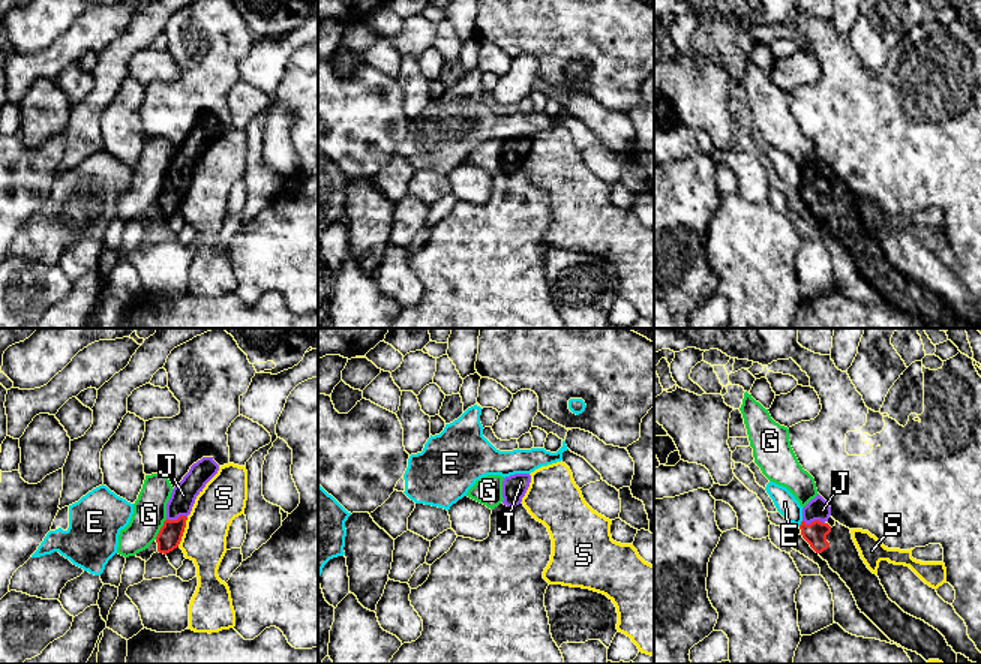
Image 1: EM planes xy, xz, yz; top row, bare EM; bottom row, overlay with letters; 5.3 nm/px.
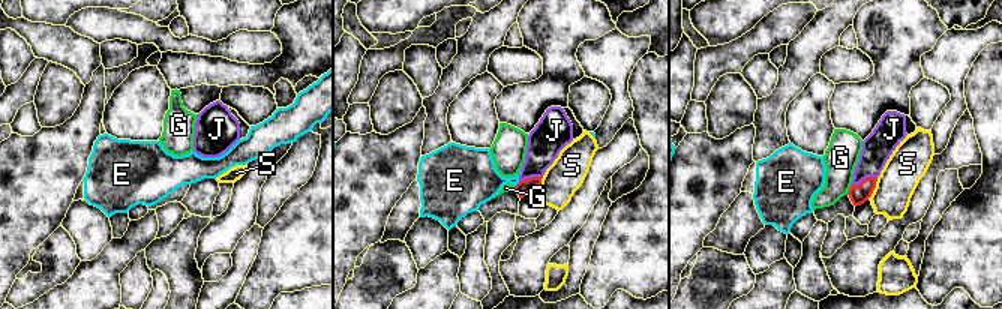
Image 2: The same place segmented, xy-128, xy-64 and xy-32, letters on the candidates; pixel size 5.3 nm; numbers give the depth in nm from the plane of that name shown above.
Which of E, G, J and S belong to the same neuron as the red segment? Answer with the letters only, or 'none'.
J

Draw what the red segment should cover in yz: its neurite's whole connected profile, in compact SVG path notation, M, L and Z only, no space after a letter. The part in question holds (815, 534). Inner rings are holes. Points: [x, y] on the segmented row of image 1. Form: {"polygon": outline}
{"polygon": "M818 495L802 508L801 535L846 583L861 613L891 642L916 652L926 661L976 664L964 655L956 654L938 630L904 613L888 598L879 577L861 559L850 529L838 522L831 528L826 523L830 516L830 504Z"}

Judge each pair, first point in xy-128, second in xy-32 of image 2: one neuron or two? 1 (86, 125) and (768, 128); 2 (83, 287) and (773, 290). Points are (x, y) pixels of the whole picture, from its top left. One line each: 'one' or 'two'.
1: two
2: one

